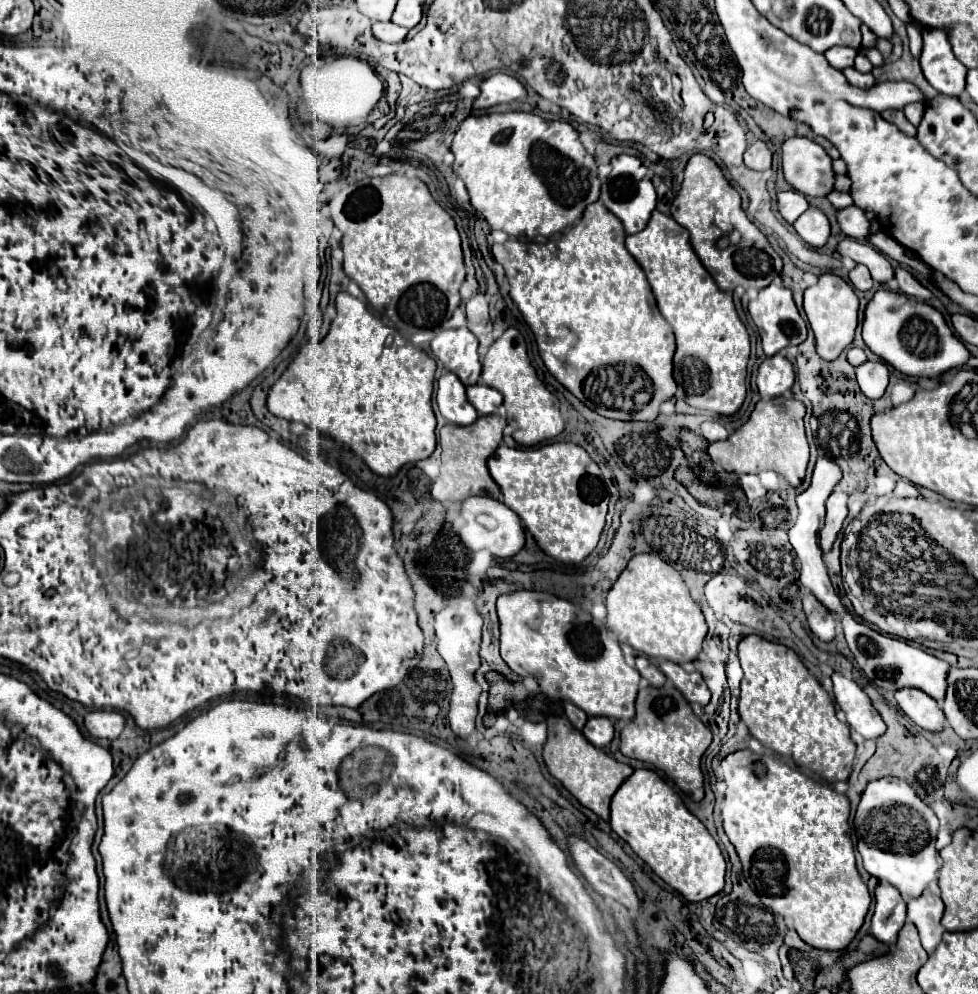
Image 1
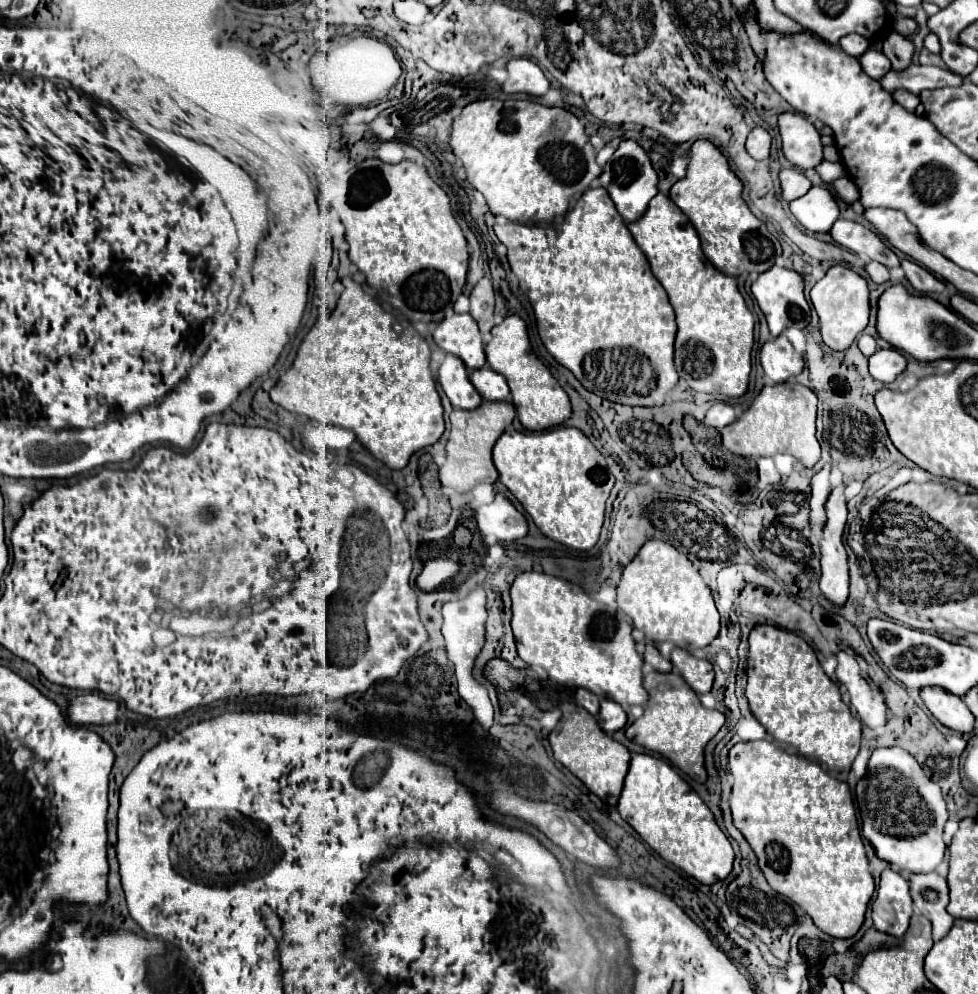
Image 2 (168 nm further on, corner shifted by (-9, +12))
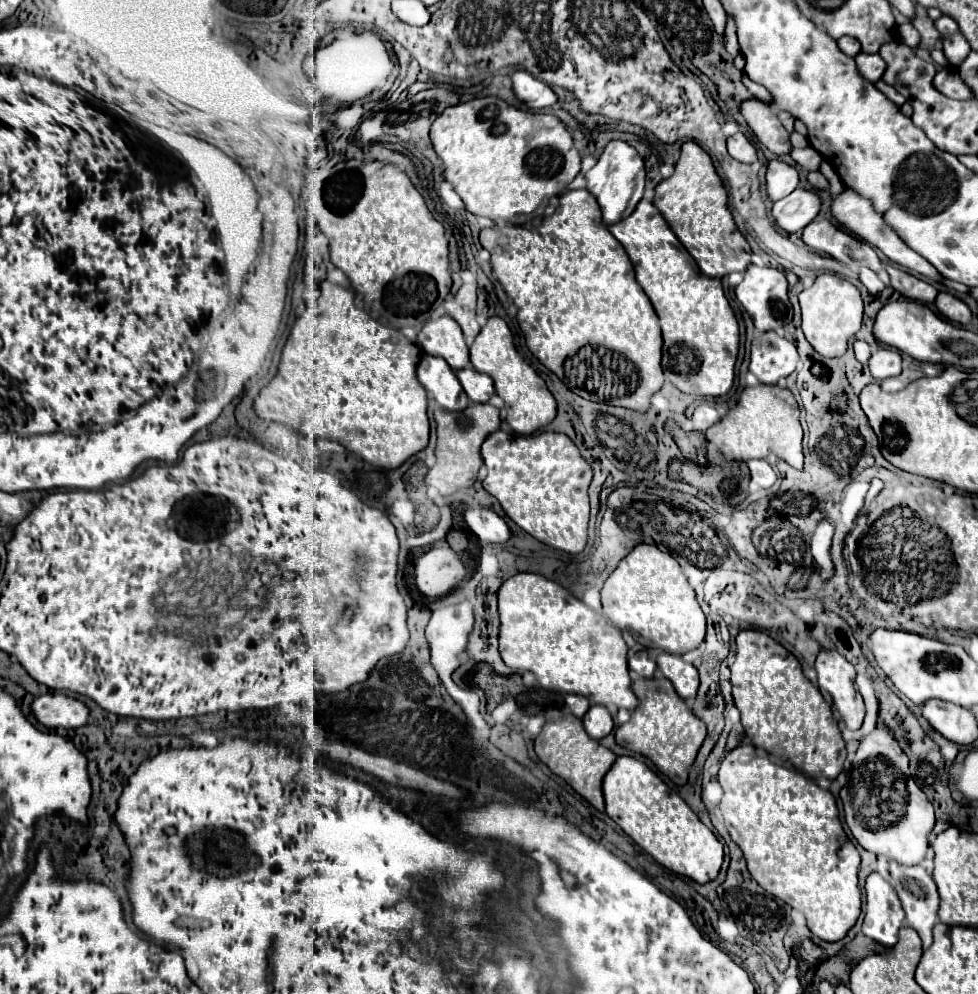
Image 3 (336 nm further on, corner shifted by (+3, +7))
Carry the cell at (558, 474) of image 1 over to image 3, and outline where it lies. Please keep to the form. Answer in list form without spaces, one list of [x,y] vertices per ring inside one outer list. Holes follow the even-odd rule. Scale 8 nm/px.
[[[497,430],[483,442],[481,454],[487,466],[483,488],[499,500],[517,526],[551,548],[567,554],[583,552],[589,524],[587,490],[593,470],[569,436],[557,432],[519,436]]]

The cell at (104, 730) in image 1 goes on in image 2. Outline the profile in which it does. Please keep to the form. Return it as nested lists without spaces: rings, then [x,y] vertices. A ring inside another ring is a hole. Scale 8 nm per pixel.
[[[97,693],[75,695],[69,699],[69,719],[75,725],[107,725],[117,719],[119,705],[113,699],[107,699]]]

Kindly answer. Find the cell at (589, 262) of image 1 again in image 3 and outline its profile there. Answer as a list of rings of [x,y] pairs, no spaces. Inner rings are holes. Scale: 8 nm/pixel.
[[[571,190],[565,192],[563,196],[559,196],[559,206],[555,210],[553,216],[545,216],[543,224],[539,228],[515,228],[515,226],[493,226],[493,228],[483,228],[481,230],[481,244],[485,250],[491,252],[491,264],[493,270],[497,274],[497,278],[501,280],[505,292],[513,298],[515,306],[519,308],[517,320],[519,326],[525,334],[525,342],[527,348],[539,358],[539,362],[543,366],[547,366],[551,372],[555,372],[555,376],[559,380],[563,380],[569,390],[573,390],[577,396],[591,400],[591,402],[599,402],[599,404],[607,404],[607,406],[621,406],[621,408],[629,408],[629,410],[637,410],[637,412],[647,412],[649,408],[649,400],[655,392],[661,390],[663,386],[663,370],[661,370],[661,330],[659,330],[659,320],[657,314],[647,298],[647,294],[641,290],[641,286],[635,280],[635,270],[633,264],[627,256],[627,252],[623,250],[623,246],[617,242],[617,238],[613,238],[613,234],[609,234],[609,228],[603,224],[601,218],[601,210],[599,204],[595,202],[593,194],[587,190]]]

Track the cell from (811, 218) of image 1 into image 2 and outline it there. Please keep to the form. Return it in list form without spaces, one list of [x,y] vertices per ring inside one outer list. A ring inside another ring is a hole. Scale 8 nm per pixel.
[[[811,187],[803,197],[791,201],[789,209],[807,231],[819,233],[827,233],[833,221],[839,217],[837,201],[825,187]]]

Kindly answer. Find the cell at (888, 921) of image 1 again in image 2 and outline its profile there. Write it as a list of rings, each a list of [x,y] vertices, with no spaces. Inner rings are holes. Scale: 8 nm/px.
[[[885,869],[881,873],[877,897],[871,905],[873,925],[877,931],[903,939],[913,915],[913,901],[909,895],[909,883],[897,871]]]

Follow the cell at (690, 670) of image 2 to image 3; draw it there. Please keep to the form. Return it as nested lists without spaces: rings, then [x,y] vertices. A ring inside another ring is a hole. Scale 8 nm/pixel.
[[[661,652],[655,662],[661,668],[661,672],[673,682],[673,686],[681,698],[691,698],[697,694],[699,672],[693,664],[687,664],[679,656],[669,654],[669,652]]]

